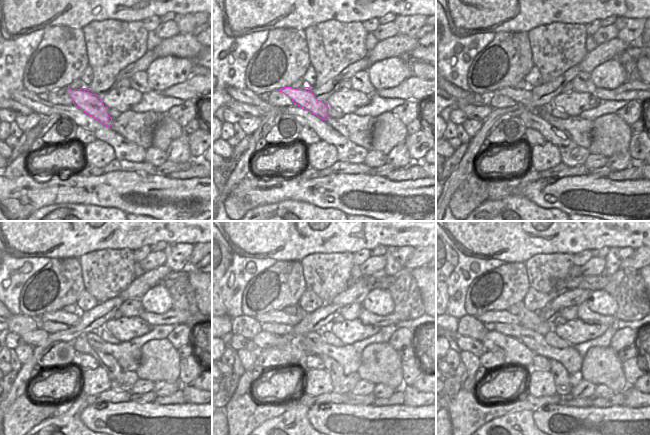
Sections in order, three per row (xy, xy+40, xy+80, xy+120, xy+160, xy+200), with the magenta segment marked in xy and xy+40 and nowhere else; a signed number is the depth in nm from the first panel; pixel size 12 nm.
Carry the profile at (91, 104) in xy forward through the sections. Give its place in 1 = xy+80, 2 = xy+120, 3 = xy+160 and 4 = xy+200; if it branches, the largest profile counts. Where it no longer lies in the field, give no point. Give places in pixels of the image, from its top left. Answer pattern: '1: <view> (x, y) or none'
1: xy+80 (524, 96)
2: xy+120 (60, 316)
3: xy+160 (282, 317)
4: xy+200 (504, 316)

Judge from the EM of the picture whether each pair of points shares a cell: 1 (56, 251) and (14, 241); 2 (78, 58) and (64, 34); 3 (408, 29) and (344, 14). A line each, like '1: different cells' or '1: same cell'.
1: same cell
2: same cell
3: different cells

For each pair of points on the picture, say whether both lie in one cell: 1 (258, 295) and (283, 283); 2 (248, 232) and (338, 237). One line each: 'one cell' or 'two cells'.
1: one cell
2: one cell

